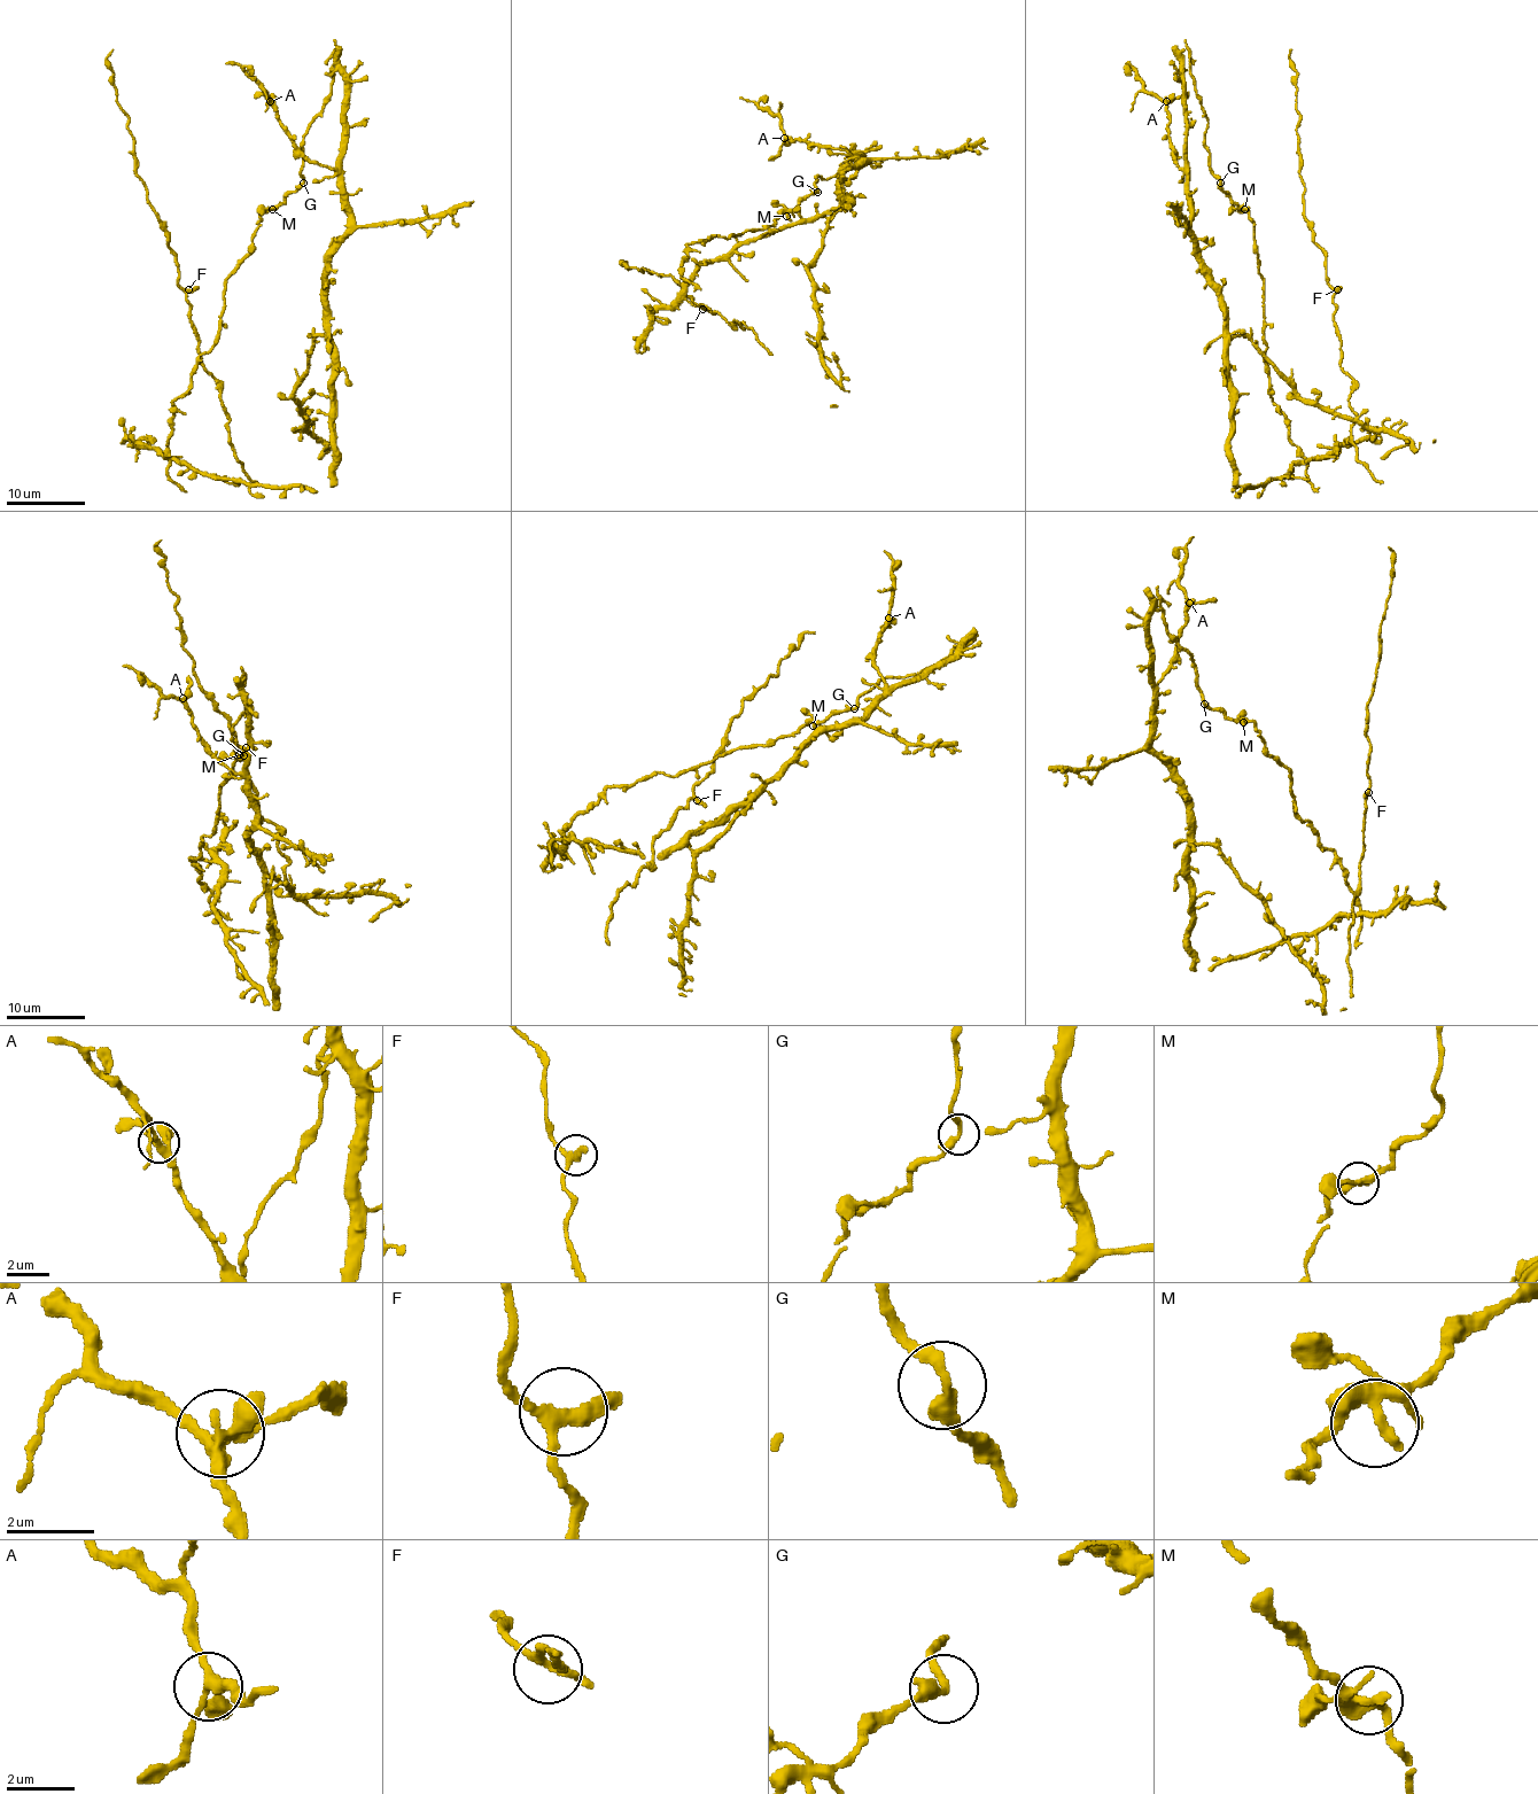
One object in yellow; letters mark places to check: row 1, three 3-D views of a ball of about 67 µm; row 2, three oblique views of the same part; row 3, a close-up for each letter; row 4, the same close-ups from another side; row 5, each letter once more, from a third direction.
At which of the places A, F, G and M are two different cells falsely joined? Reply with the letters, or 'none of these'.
none of these

